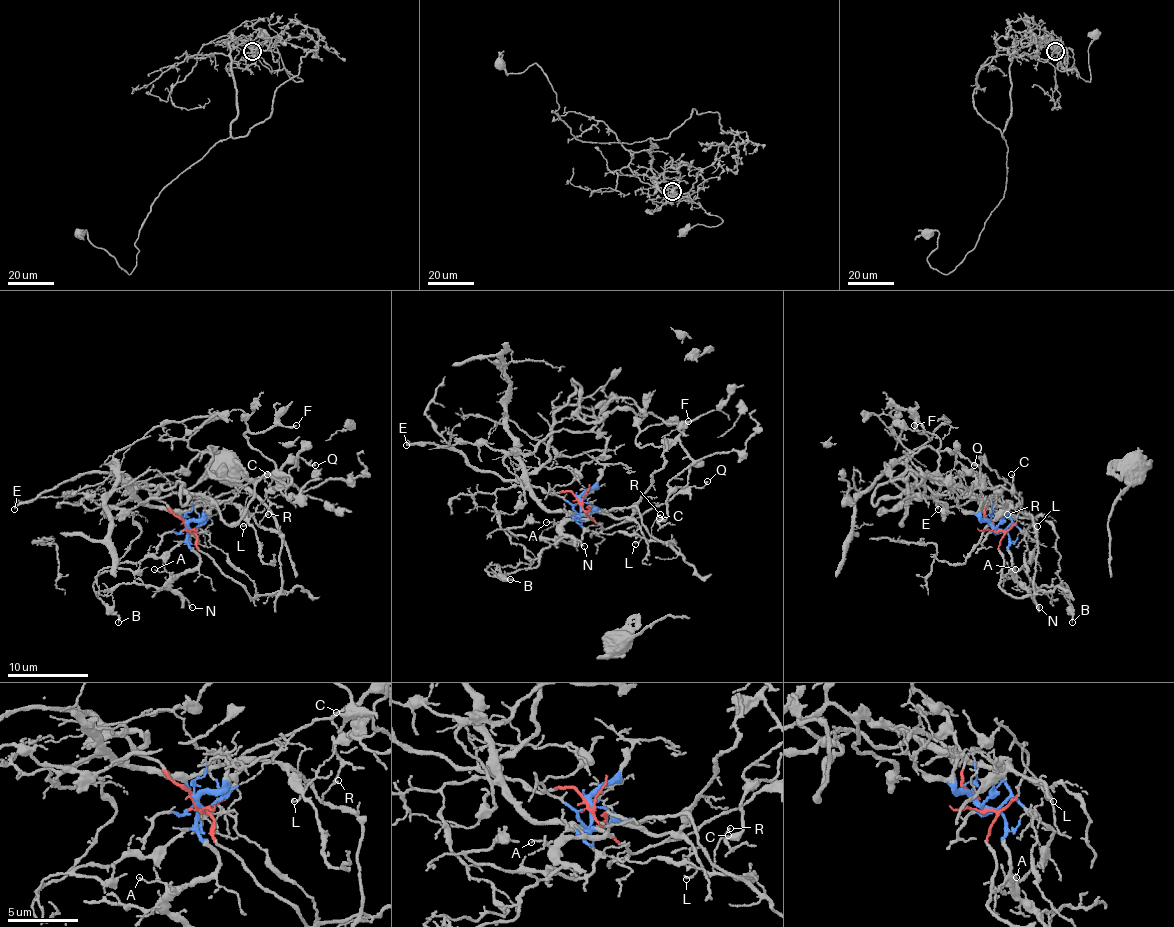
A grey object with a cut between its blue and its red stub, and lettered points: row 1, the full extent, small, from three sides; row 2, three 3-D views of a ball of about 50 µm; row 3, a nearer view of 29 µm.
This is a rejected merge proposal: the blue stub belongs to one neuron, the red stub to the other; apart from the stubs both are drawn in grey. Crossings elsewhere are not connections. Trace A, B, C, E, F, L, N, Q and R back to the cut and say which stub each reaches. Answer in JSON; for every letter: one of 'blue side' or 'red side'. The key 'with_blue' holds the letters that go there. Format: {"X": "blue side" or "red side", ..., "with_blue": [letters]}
{"A": "blue side", "B": "blue side", "C": "red side", "E": "red side", "F": "red side", "L": "blue side", "N": "blue side", "Q": "red side", "R": "blue side", "with_blue": ["A", "B", "L", "N", "R"]}

